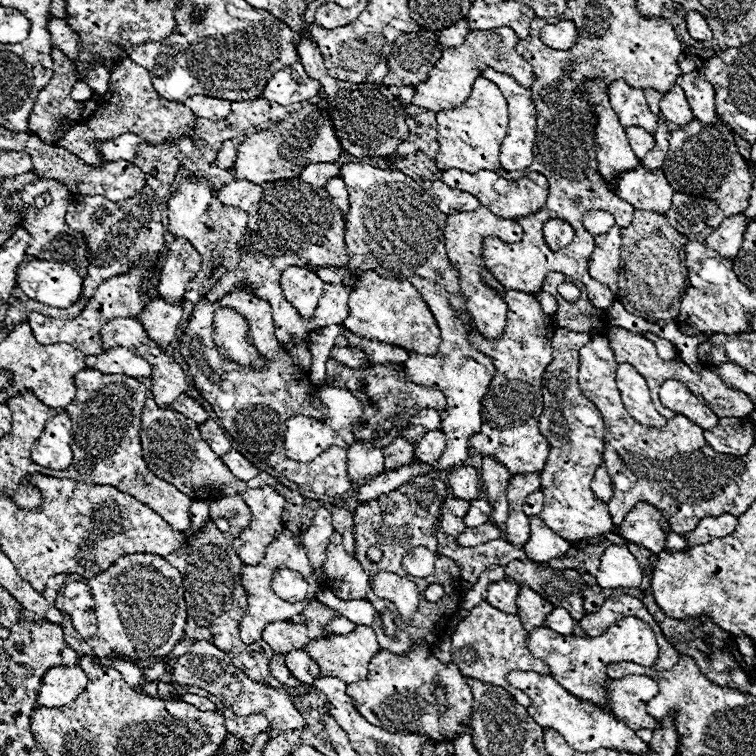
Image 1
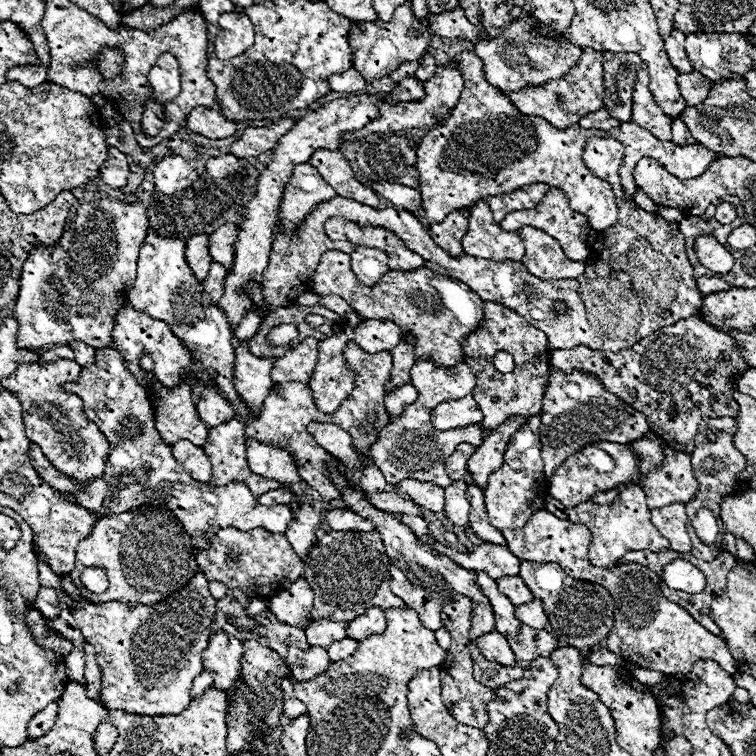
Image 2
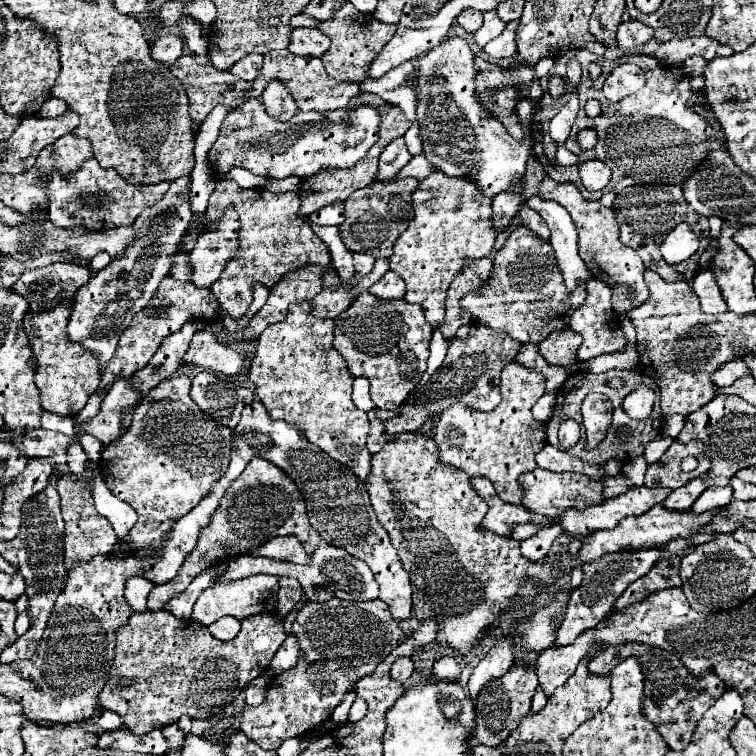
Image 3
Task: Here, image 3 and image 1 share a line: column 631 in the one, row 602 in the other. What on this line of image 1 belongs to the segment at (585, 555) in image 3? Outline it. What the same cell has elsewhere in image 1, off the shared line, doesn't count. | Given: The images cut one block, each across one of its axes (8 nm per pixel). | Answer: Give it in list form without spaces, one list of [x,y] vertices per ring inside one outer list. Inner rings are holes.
[[[520,586],[520,594],[518,594],[518,618],[522,622],[522,626],[532,632],[538,626],[544,626],[546,616],[554,610],[554,606],[544,600],[538,592],[534,592],[528,586]]]

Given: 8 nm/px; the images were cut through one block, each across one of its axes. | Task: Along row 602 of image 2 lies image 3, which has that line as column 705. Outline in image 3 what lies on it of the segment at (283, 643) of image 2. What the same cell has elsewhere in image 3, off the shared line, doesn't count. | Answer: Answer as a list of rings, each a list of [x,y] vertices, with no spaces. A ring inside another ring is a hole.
[[[652,184],[648,188],[650,190],[646,190],[646,192],[620,192],[616,196],[614,212],[616,212],[616,220],[620,224],[620,240],[640,254],[646,270],[654,270],[666,282],[678,282],[678,280],[692,282],[694,276],[698,274],[700,252],[704,252],[706,246],[710,244],[708,218],[702,218],[698,212],[694,212],[690,208],[690,204],[682,196],[682,186]],[[680,222],[686,222],[698,234],[700,248],[698,248],[698,252],[690,260],[686,260],[686,262],[682,262],[678,266],[670,266],[670,264],[664,262],[664,258],[660,254],[660,246],[662,246],[662,240],[668,236],[668,232],[672,232]]]

